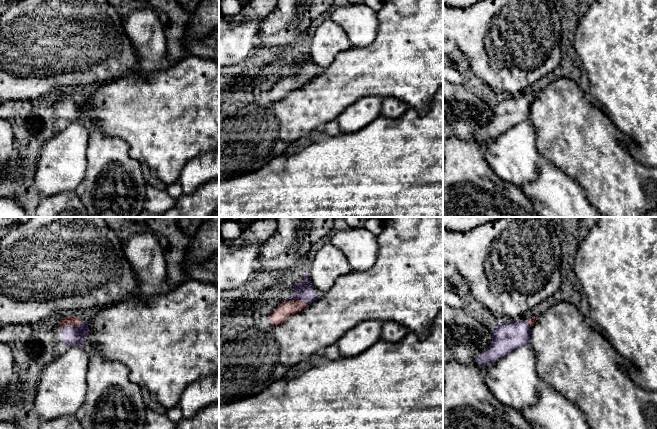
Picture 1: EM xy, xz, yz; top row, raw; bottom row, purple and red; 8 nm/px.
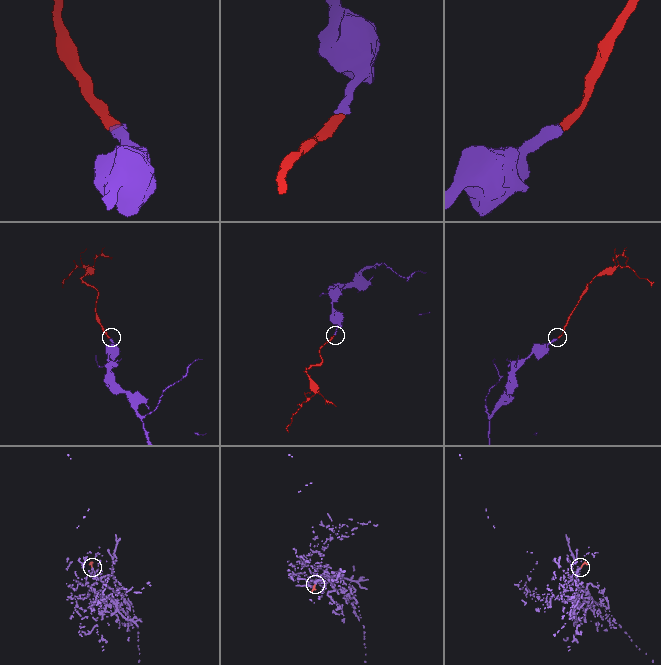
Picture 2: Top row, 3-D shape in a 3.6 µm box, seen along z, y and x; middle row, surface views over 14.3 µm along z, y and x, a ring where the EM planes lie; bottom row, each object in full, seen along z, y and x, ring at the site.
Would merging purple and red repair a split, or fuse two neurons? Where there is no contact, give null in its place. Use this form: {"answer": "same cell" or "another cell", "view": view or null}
{"answer": "same cell", "view": "xy"}

